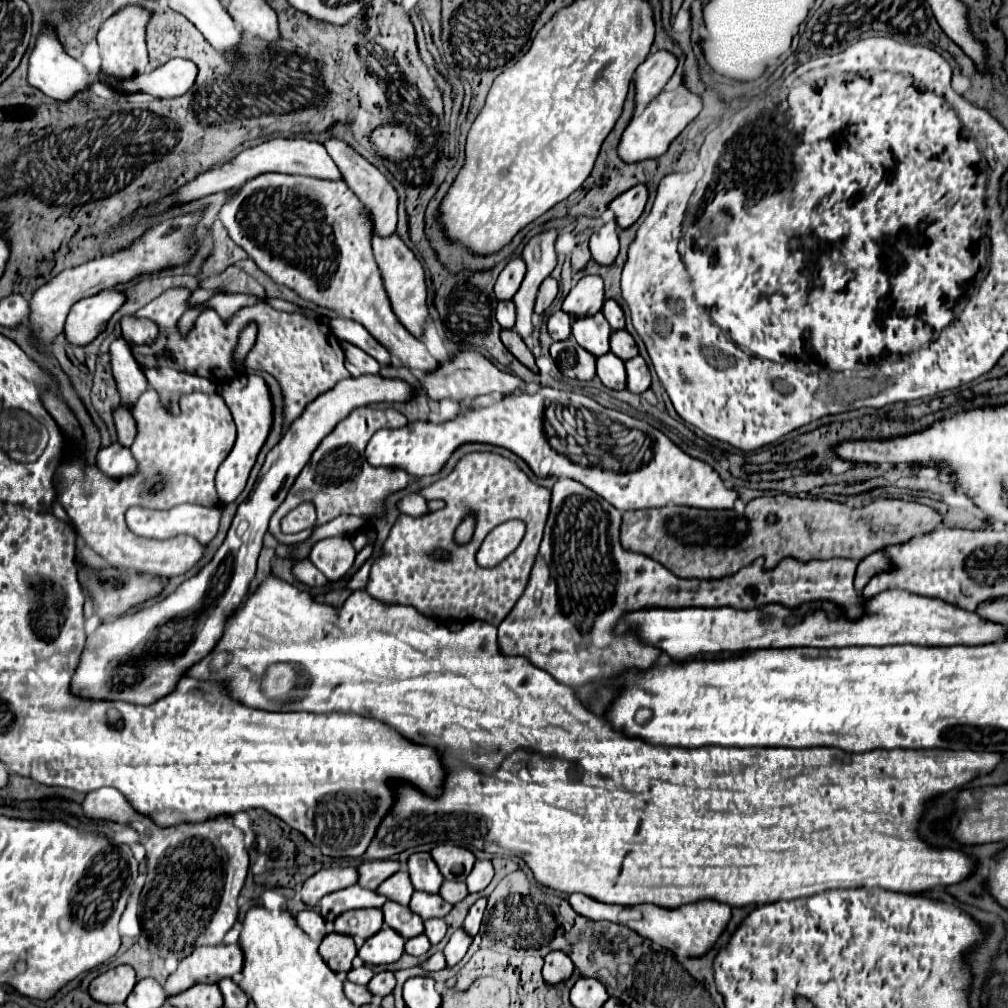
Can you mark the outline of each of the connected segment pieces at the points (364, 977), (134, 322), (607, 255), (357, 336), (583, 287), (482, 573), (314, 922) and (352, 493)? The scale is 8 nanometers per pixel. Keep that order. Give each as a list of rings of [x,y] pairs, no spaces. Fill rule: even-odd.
[[[362,965],[360,969],[350,969],[350,971],[346,973],[346,977],[348,977],[352,983],[356,983],[356,985],[368,985],[368,981],[374,977],[374,971],[372,971],[370,967]]]
[[[124,317],[122,319],[122,337],[130,344],[152,345],[152,339],[158,335],[158,326],[153,321]]]
[[[610,219],[602,229],[594,231],[590,237],[592,259],[600,265],[610,265],[618,255],[618,231],[616,221]]]
[[[338,313],[337,317],[332,319],[328,325],[330,325],[332,333],[334,333],[338,339],[348,341],[348,343],[360,347],[364,353],[368,353],[370,357],[374,357],[380,365],[382,365],[382,363],[384,363],[384,365],[390,363],[390,353],[388,353],[378,341],[374,341],[372,335],[370,335],[360,323],[350,321],[350,319],[346,319]]]
[[[598,275],[582,277],[568,297],[564,299],[562,309],[572,317],[590,317],[602,309],[604,303],[604,285]]]
[[[476,451],[462,457],[448,479],[422,487],[420,495],[426,499],[444,499],[446,507],[422,517],[400,515],[396,519],[384,541],[384,553],[372,563],[368,593],[384,603],[412,605],[442,623],[448,619],[462,623],[482,619],[498,627],[526,589],[548,519],[552,491],[532,483],[514,461],[496,453]],[[471,512],[477,521],[474,539],[468,545],[456,545],[452,539],[454,527]],[[508,519],[522,519],[526,523],[524,539],[500,565],[492,569],[480,567],[476,553],[484,537]],[[436,551],[446,553],[446,557],[434,557]]]
[[[312,909],[300,911],[300,913],[296,915],[296,921],[298,921],[298,925],[306,931],[306,935],[308,935],[312,941],[320,943],[320,941],[324,939],[324,935],[326,935],[326,921],[322,919],[320,913],[316,913],[316,911],[312,911]]]
[[[358,407],[344,421],[340,421],[334,427],[334,431],[312,453],[312,463],[308,463],[306,471],[302,475],[298,475],[298,479],[292,485],[286,501],[274,513],[274,519],[272,519],[272,535],[274,535],[274,539],[278,543],[302,543],[302,541],[308,539],[308,529],[296,533],[296,535],[284,535],[280,531],[280,519],[288,511],[292,511],[296,505],[300,505],[302,501],[322,503],[322,499],[318,497],[318,487],[326,487],[328,495],[324,495],[324,501],[328,497],[328,503],[330,503],[330,497],[336,497],[336,515],[332,515],[332,519],[336,519],[342,513],[360,515],[360,517],[366,517],[366,513],[376,513],[378,507],[382,505],[384,497],[390,491],[404,489],[412,479],[408,473],[404,473],[400,469],[388,469],[388,467],[372,467],[364,457],[364,449],[366,449],[370,437],[376,431],[380,431],[384,427],[386,429],[398,429],[398,427],[404,427],[404,425],[406,425],[406,417],[402,413],[398,413],[394,409],[376,411],[376,409],[370,409],[370,407]]]

